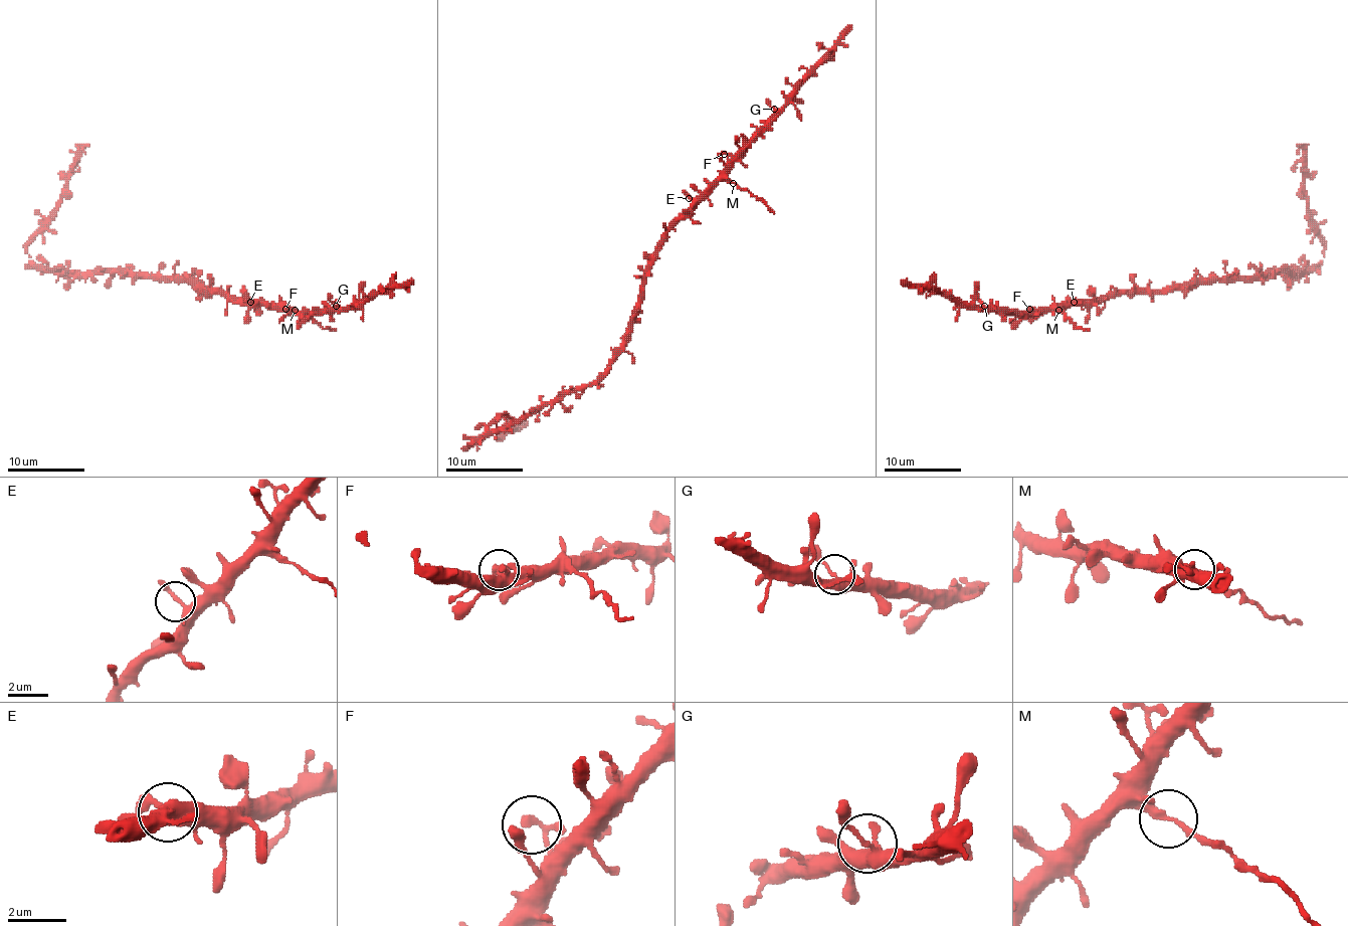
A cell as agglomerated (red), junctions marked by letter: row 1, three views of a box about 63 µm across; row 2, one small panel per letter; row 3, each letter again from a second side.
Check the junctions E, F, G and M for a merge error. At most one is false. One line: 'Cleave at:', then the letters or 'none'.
Cleave at: M

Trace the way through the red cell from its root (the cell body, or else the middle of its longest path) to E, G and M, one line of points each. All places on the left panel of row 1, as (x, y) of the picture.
E: (194, 284), (200, 290), (227, 292), (240, 302), (250, 302)
G: (194, 284), (200, 290), (227, 292), (240, 302), (281, 304), (297, 311), (334, 311), (336, 306)
M: (194, 284), (200, 290), (227, 292), (240, 302), (267, 302), (295, 309)

